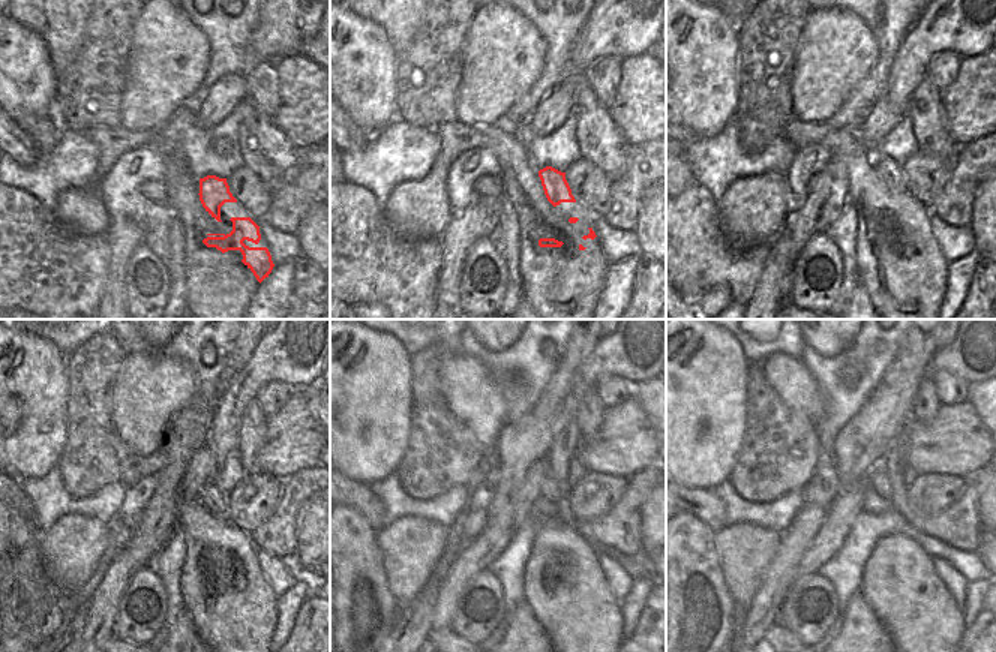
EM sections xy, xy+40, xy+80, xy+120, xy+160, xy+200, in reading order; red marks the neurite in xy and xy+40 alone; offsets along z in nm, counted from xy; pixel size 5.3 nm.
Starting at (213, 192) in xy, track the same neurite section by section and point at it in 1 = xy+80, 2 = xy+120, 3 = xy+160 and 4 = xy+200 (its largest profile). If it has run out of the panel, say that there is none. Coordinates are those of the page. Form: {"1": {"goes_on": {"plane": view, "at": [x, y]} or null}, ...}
{"1": {"goes_on": {"plane": "xy+80", "at": [888, 170]}}, "2": {"goes_on": {"plane": "xy+120", "at": [215, 501]}}, "3": {"goes_on": {"plane": "xy+160", "at": [549, 489]}}, "4": {"goes_on": {"plane": "xy+200", "at": [878, 478]}}}

